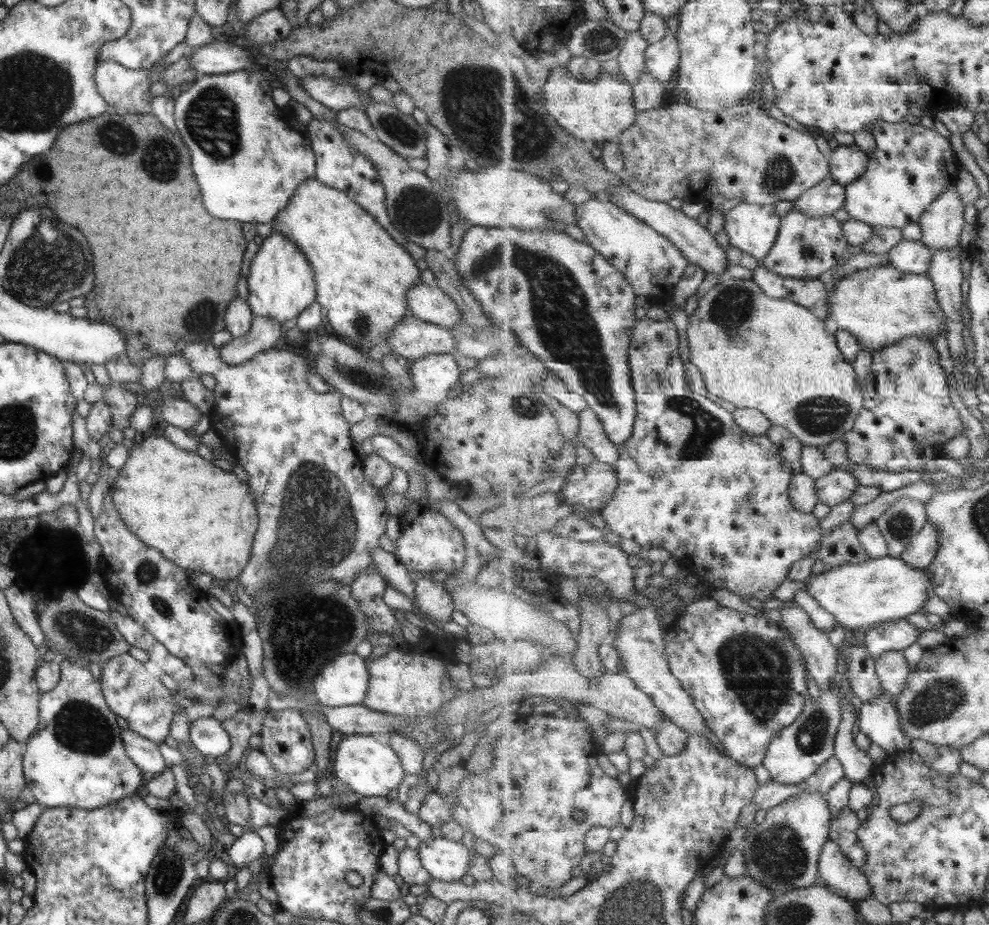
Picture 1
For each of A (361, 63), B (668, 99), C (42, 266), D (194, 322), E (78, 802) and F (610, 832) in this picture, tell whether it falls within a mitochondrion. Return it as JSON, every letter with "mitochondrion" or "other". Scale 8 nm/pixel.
{"A":"other","B":"other","C":"mitochondrion","D":"mitochondrion","E":"other","F":"other"}

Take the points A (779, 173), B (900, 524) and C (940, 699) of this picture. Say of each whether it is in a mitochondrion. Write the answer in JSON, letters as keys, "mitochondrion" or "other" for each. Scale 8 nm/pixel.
{"A":"mitochondrion","B":"mitochondrion","C":"mitochondrion"}

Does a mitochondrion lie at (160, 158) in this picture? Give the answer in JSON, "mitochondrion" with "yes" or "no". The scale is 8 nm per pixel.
{"mitochondrion":"yes"}

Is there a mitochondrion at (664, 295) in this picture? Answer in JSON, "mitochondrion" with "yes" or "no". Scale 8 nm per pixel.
{"mitochondrion":"no"}

